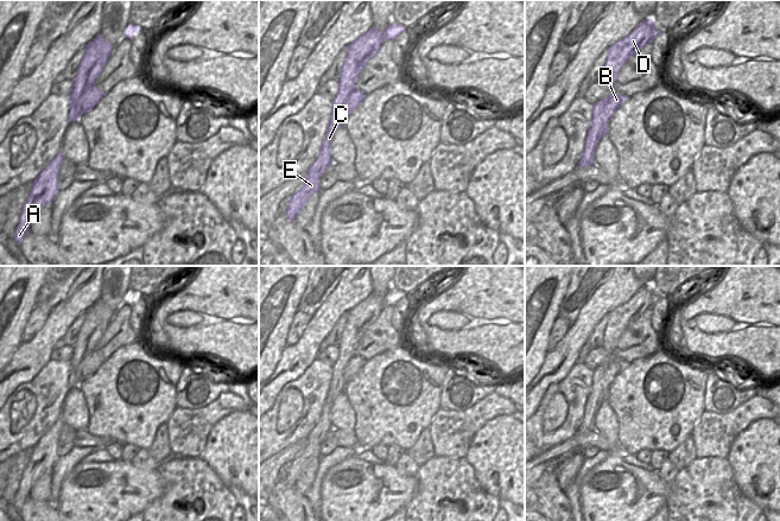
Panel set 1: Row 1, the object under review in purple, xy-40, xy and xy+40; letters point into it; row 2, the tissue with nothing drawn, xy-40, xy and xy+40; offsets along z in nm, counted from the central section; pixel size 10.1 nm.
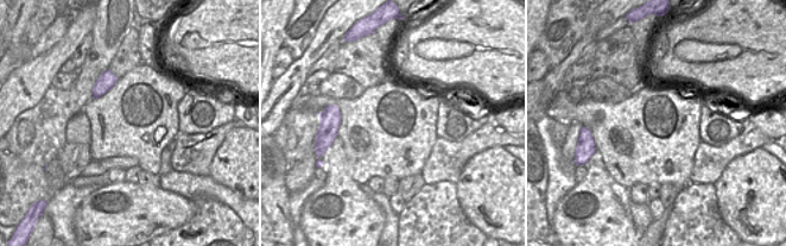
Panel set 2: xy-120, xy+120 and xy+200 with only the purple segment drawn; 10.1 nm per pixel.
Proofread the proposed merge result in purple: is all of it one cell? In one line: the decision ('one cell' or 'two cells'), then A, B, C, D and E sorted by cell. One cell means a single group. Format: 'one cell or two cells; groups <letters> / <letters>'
two cells; groups A C D E / B

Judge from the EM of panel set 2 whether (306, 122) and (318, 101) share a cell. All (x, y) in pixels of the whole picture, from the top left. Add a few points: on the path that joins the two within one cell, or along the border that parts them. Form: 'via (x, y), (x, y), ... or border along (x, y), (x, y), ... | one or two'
border along (291, 108), (317, 113) | two

